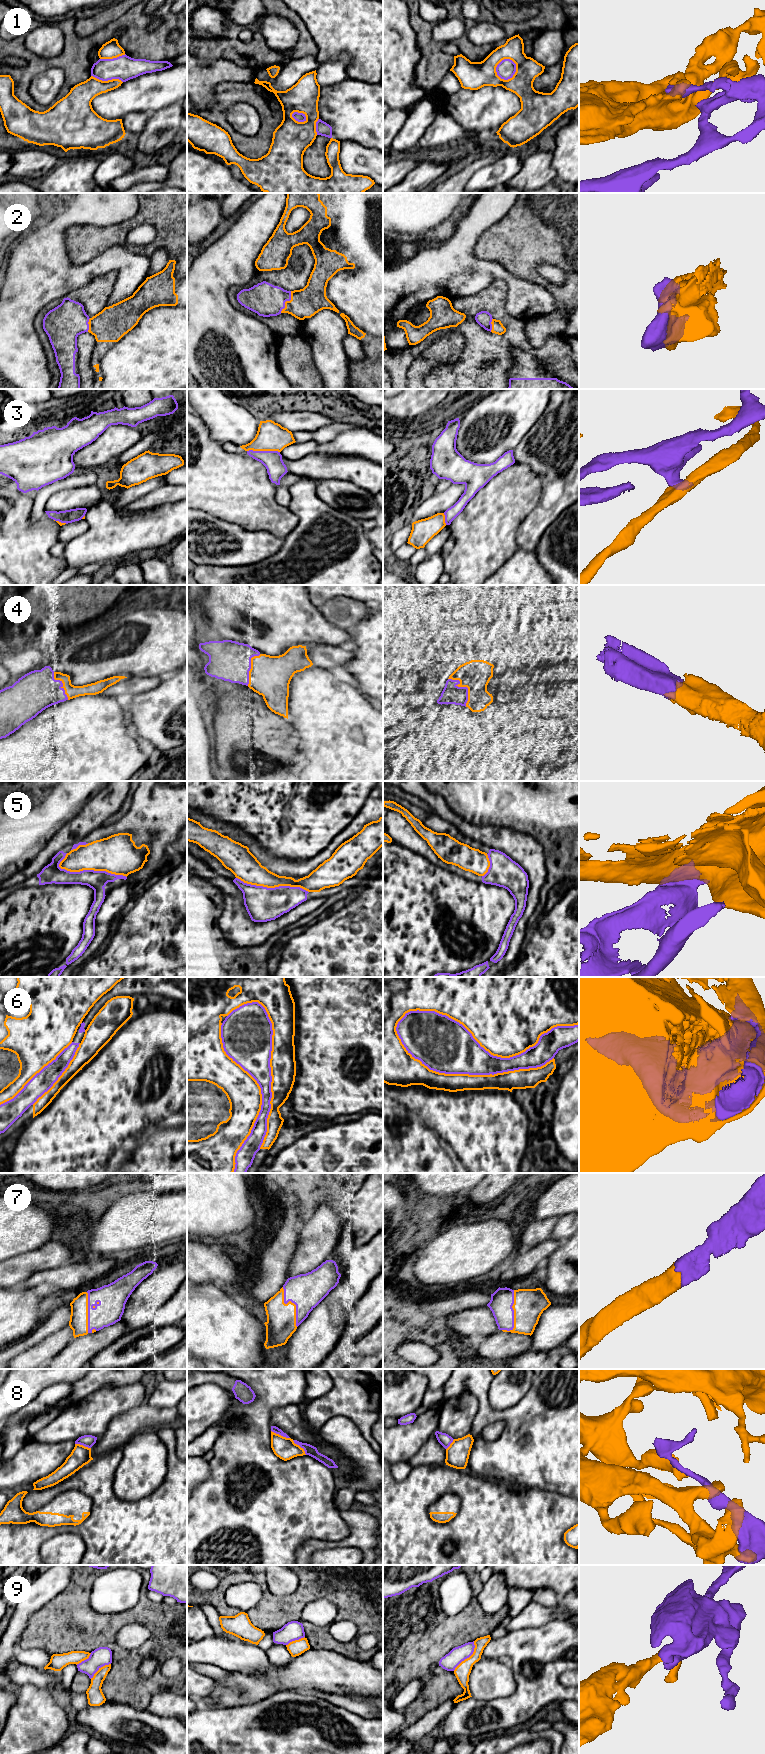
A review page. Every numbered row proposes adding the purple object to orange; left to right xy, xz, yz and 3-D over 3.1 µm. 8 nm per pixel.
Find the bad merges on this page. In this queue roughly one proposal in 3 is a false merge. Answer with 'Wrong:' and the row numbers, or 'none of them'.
Wrong: 1, 3, 5, 6, 8, 9

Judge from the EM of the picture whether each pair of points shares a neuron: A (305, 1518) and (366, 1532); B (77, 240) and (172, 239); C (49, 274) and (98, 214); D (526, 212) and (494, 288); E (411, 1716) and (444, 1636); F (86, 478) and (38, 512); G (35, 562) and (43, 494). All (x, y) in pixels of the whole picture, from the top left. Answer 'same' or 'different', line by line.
A: different
B: same
C: same
D: different
E: same
F: same
G: different

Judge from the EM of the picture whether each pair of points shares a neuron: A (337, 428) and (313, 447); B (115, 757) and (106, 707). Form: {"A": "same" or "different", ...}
{"A": "different", "B": "same"}

